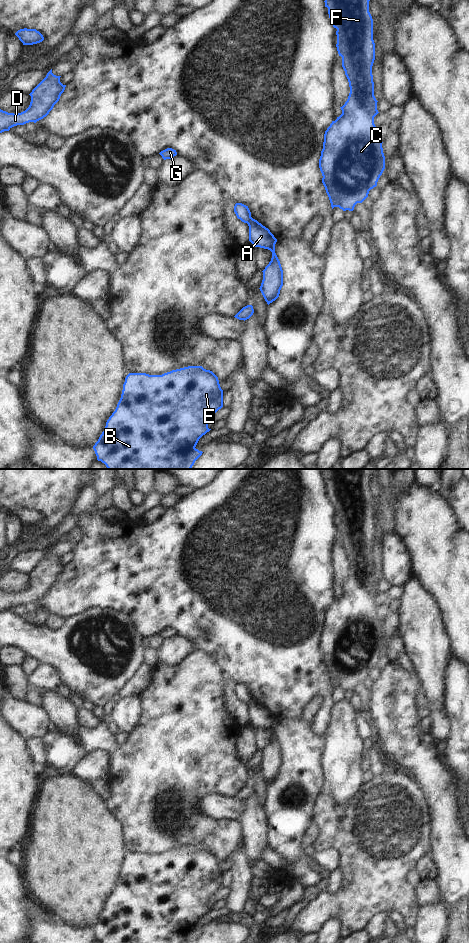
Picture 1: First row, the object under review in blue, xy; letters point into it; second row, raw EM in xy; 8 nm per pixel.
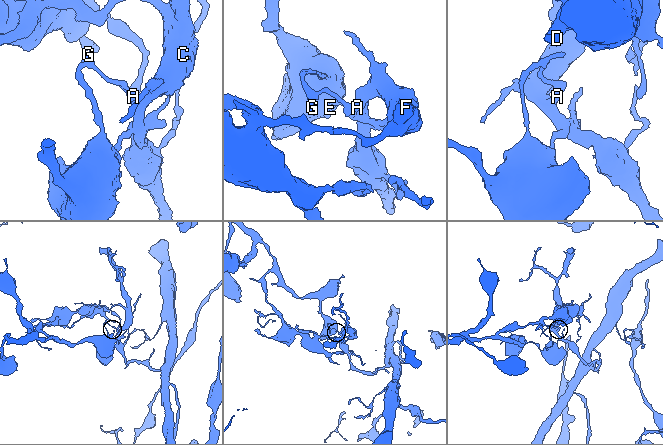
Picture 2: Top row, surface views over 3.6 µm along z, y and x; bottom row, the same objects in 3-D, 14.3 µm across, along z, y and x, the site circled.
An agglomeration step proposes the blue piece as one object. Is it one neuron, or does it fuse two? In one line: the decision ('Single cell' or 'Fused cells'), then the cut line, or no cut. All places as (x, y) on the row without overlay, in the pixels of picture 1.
Fused cells. Split along xy (252, 698), (247, 703).

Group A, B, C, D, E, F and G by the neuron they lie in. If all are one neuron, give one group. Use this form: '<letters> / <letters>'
A C D F / B E G

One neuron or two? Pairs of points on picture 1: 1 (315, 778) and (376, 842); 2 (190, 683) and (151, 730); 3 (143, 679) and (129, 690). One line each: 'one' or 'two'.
1: two
2: one
3: one

